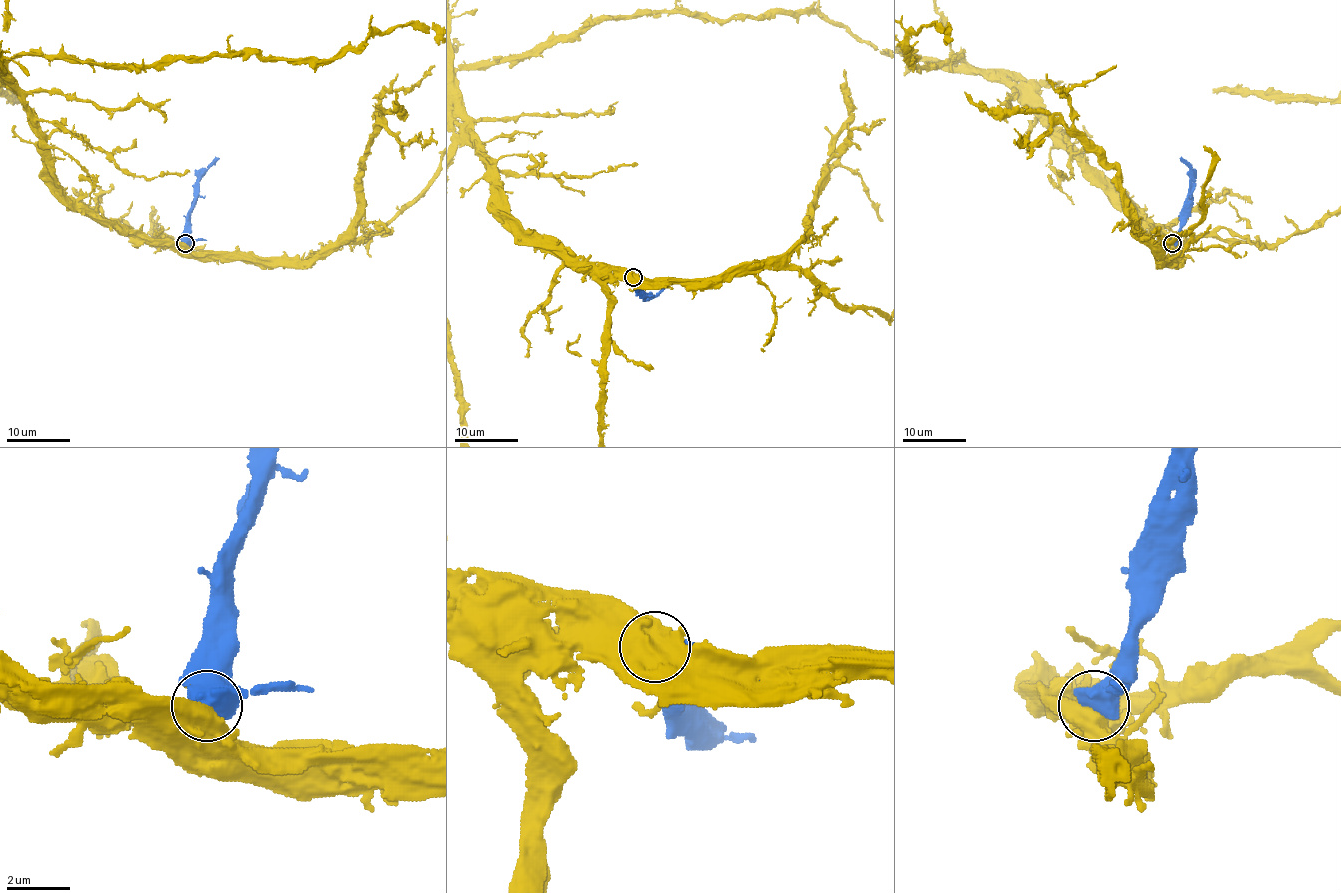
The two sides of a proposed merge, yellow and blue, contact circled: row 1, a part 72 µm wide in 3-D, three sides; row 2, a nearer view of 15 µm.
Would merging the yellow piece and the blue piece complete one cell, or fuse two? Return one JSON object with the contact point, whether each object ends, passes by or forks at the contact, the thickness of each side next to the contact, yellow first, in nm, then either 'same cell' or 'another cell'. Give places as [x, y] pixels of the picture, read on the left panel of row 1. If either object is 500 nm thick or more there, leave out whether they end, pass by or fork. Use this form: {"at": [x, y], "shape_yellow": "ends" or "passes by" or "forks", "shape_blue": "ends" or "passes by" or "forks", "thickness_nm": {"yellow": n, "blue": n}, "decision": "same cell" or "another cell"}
{"at": [185, 243], "thickness_nm": {"yellow": 800, "blue": 800}, "decision": "another cell"}

